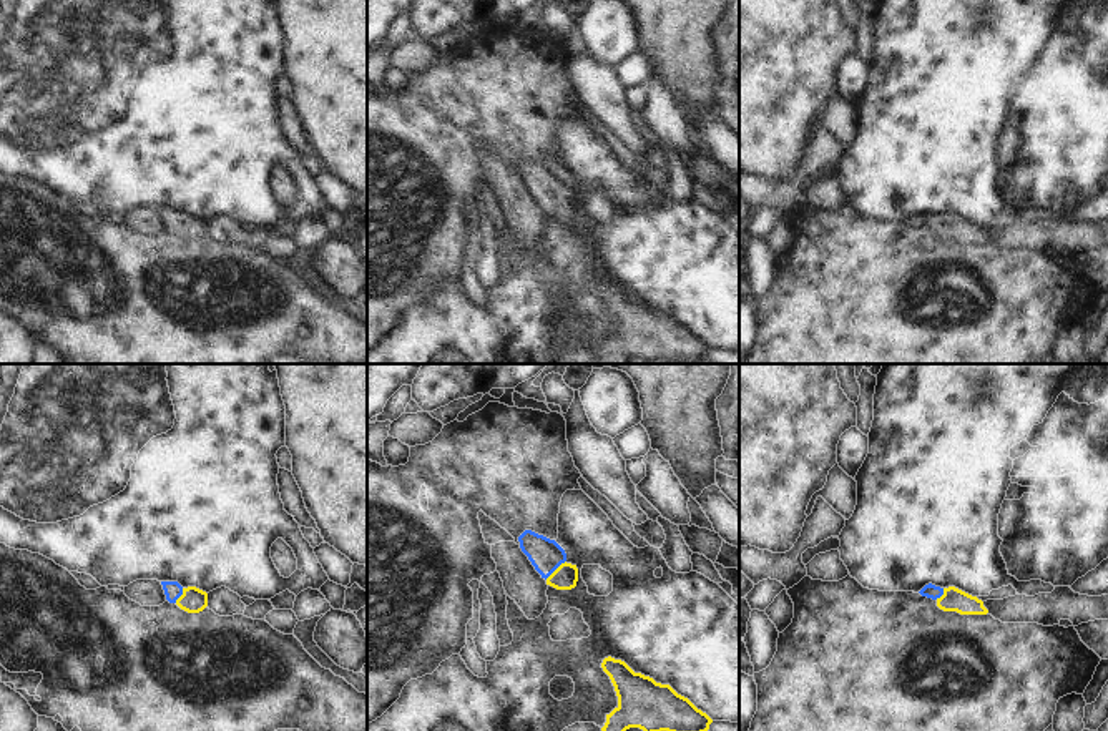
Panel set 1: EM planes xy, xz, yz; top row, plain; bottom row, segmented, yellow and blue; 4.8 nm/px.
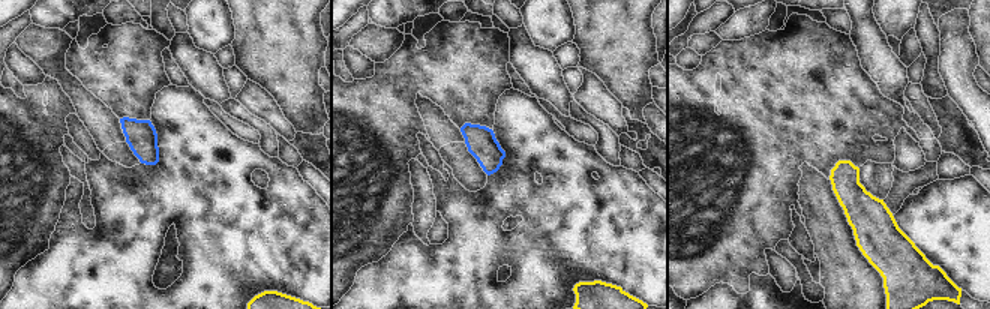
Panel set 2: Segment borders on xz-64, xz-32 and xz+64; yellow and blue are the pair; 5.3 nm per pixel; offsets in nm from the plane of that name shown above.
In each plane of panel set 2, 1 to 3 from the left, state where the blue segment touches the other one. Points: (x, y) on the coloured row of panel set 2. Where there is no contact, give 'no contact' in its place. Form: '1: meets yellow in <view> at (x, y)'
1: no contact
2: no contact
3: no contact

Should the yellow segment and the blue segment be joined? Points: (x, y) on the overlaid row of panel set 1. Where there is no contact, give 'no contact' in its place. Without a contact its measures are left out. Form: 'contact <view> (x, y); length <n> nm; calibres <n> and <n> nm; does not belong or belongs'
contact xz (557, 569); length 140 nm; calibres 120 and 160 nm; belongs

